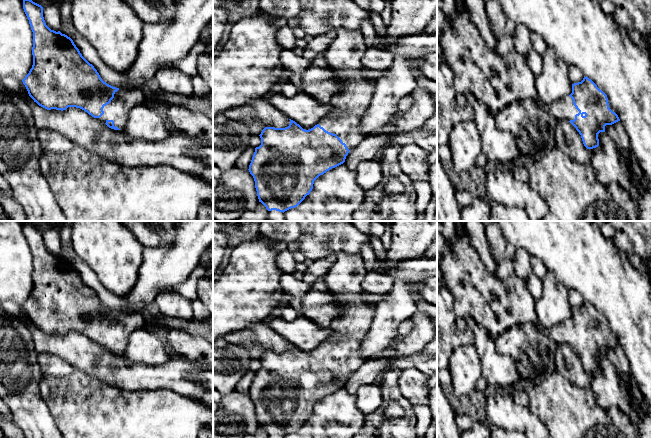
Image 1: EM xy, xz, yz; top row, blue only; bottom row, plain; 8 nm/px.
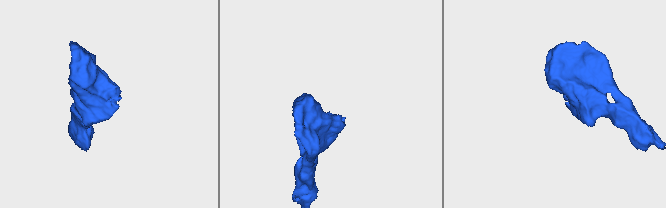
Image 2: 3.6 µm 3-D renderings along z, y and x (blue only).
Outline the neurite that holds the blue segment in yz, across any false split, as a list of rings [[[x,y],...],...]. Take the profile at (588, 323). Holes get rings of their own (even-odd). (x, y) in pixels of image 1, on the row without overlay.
[[[467,231],[455,232],[451,243],[444,243],[442,254],[442,274],[446,288],[448,288],[454,295],[454,308],[456,315],[465,320],[468,318],[474,320],[481,325],[494,340],[514,325],[521,325],[527,322],[534,323],[538,326],[543,335],[553,340],[556,344],[569,345],[581,359],[583,368],[587,373],[593,373],[599,370],[598,358],[600,356],[605,356],[606,349],[612,349],[620,345],[618,339],[609,332],[607,319],[600,314],[591,303],[585,300],[581,306],[572,308],[572,317],[570,319],[563,321],[559,325],[553,326],[550,329],[545,329],[536,317],[534,310],[535,300],[527,288],[526,279],[518,277],[514,271],[505,279],[500,279],[496,272],[490,274],[481,262]]]

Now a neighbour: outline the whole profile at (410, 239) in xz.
[[[394,221],[391,230],[392,244],[387,251],[387,259],[384,262],[387,268],[394,267],[400,260],[424,255],[437,234],[437,221]]]

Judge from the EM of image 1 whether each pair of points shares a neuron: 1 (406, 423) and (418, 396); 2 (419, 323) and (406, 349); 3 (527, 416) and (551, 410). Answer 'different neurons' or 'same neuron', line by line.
1: different neurons
2: same neuron
3: different neurons

